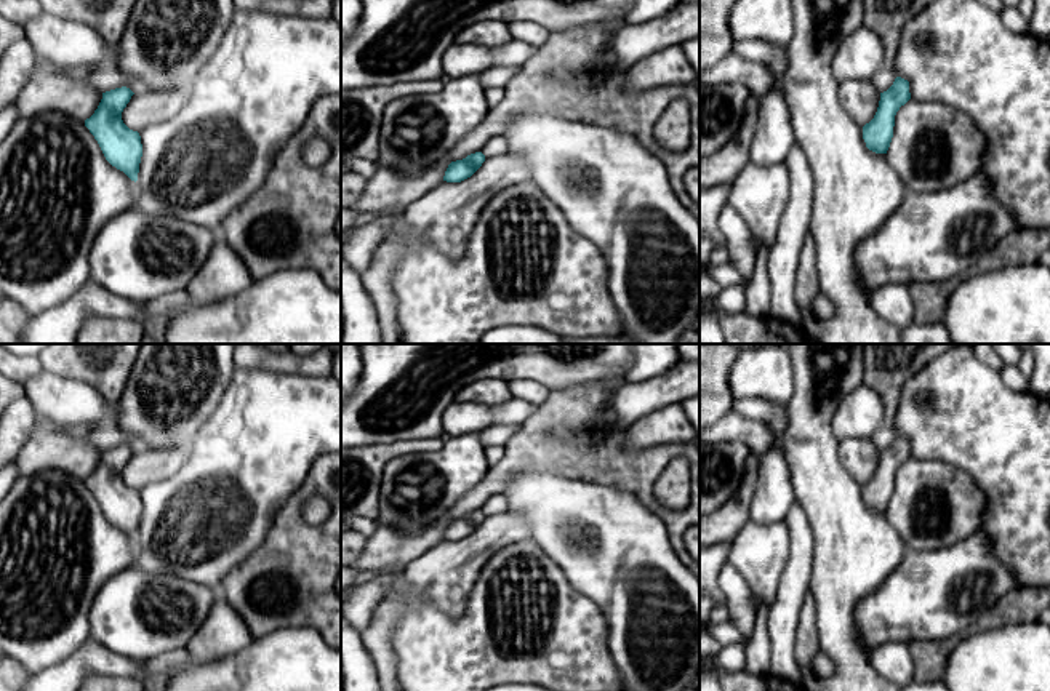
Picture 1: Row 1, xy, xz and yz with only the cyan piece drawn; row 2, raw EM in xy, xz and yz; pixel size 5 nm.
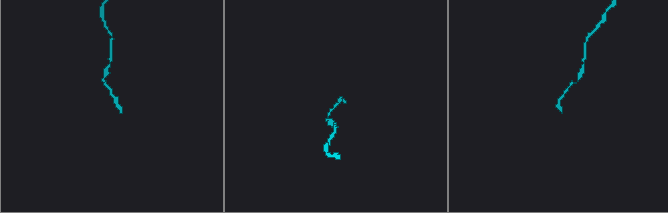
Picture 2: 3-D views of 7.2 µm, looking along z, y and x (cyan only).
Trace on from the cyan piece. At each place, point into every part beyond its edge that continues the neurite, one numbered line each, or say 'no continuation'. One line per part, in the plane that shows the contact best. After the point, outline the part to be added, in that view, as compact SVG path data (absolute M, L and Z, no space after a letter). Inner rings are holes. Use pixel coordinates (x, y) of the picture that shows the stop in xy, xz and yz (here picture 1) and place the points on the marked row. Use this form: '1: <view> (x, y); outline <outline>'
no continuation

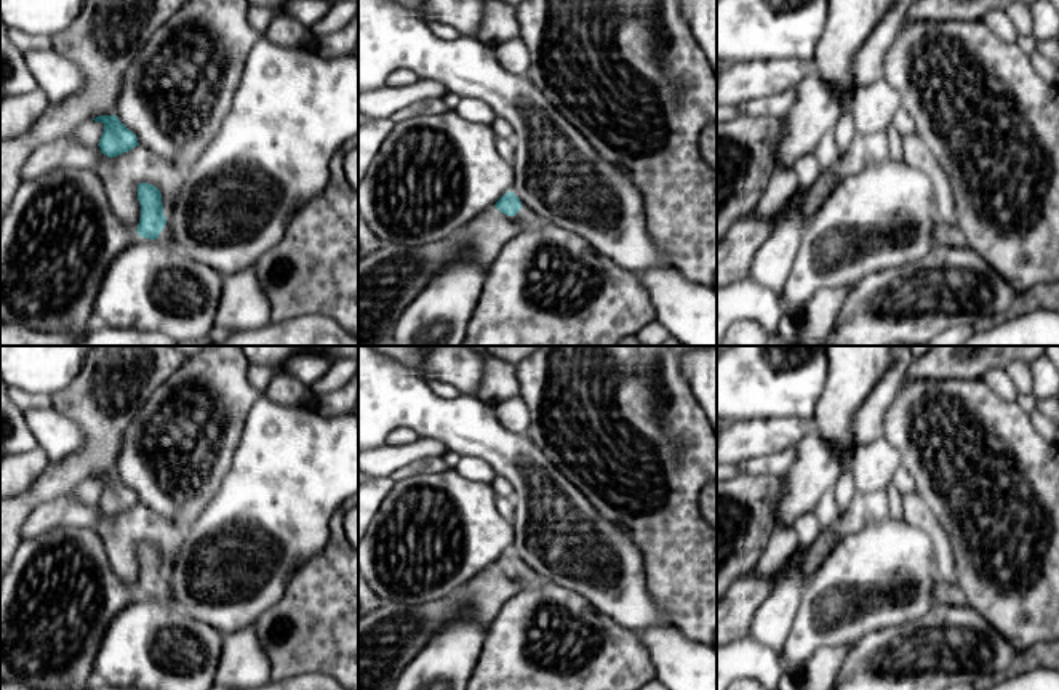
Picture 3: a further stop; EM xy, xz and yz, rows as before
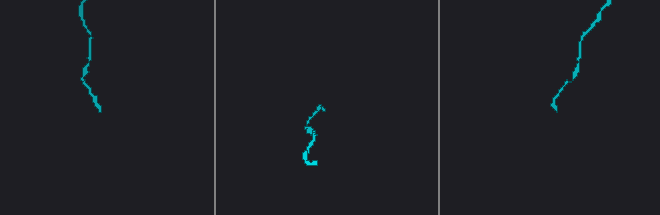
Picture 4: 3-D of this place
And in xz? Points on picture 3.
1: xz (527, 220); outline M522 207L514 218L518 221L522 231L537 229L545 224L545 221L530 211L526 207Z

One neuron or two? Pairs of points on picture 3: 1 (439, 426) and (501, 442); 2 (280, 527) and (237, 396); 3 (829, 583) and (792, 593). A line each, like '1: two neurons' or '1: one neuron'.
1: one neuron
2: two neurons
3: two neurons

